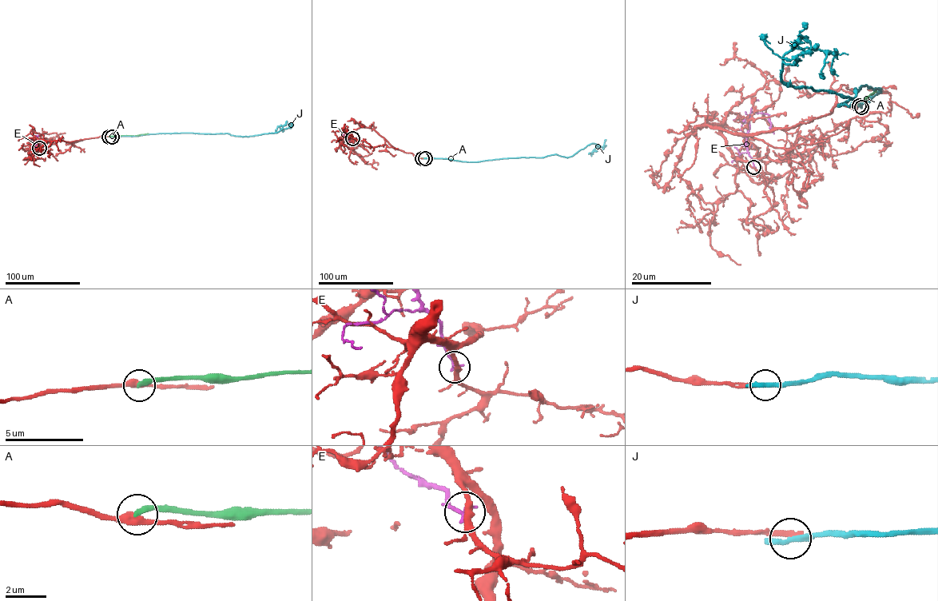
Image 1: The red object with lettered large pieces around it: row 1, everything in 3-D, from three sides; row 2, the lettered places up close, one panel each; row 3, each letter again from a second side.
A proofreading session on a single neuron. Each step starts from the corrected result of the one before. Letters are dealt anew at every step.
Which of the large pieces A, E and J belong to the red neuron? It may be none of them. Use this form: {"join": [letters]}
{"join": []}

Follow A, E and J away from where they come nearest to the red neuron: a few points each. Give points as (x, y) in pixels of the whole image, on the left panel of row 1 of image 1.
A: (109, 137), (148, 133)
E: (39, 148), (36, 137), (39, 141)
J: (112, 137), (184, 133), (248, 137), (276, 133), (283, 125), (276, 130)

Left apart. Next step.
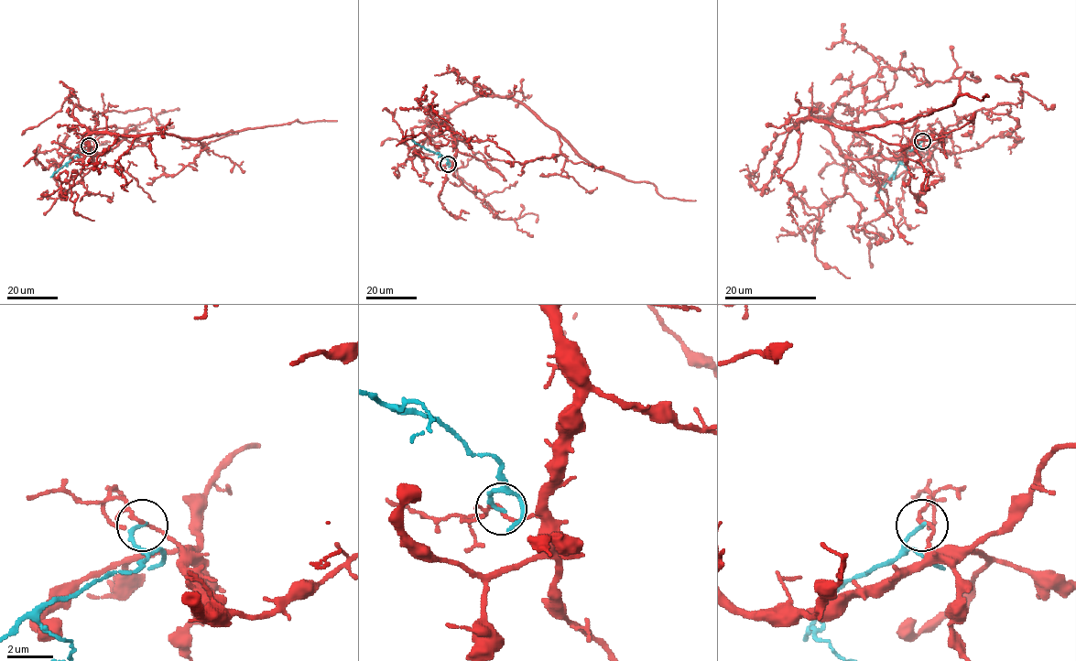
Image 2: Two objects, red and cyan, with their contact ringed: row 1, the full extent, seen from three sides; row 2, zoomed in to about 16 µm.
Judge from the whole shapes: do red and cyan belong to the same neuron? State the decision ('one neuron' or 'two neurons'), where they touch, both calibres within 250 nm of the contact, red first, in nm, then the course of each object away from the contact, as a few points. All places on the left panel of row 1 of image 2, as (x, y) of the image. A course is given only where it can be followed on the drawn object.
two neurons; place (89, 146); calibres 120 and 160 nm; course red (89, 146), (96, 155), (87, 153), (86, 139), (94, 133), (172, 134), (202, 138), (297, 120), (336, 121); course cyan (89, 146), (88, 150), (78, 154), (50, 177)

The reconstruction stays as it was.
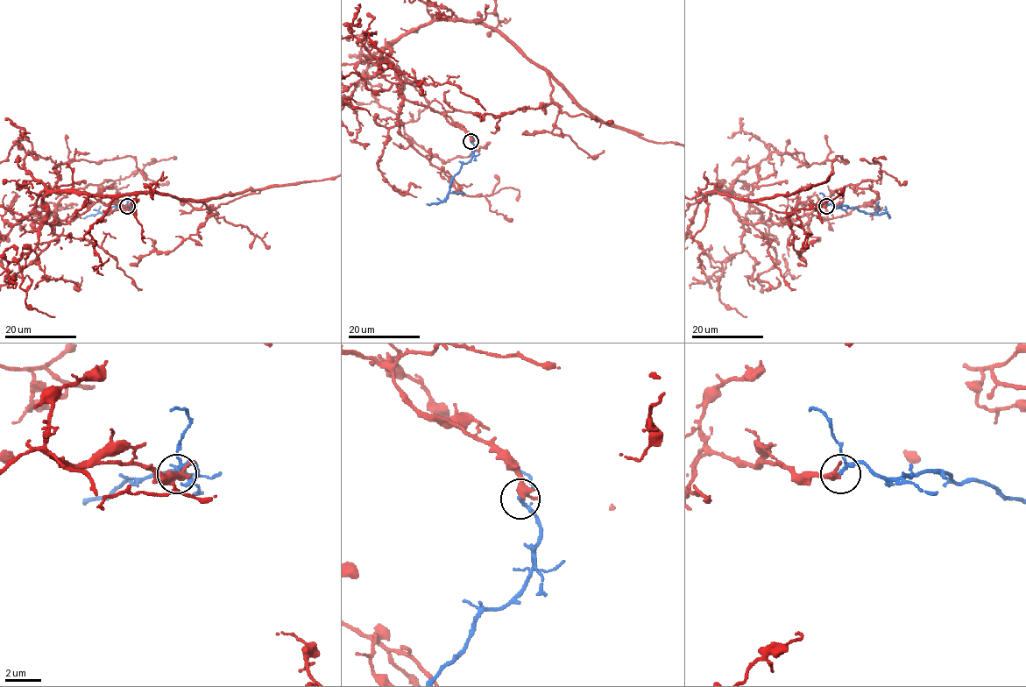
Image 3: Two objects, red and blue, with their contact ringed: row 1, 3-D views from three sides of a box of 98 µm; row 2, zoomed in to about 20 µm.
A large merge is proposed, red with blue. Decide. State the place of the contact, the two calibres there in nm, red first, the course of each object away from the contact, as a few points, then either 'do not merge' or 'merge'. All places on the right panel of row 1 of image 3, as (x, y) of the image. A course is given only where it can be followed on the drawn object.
at (826, 206); 440 nm thick on the red side, 160 nm on the other; blue runs (826, 206), (830, 203), (836, 207), (847, 205), (867, 213), (886, 212), (889, 219); do not merge

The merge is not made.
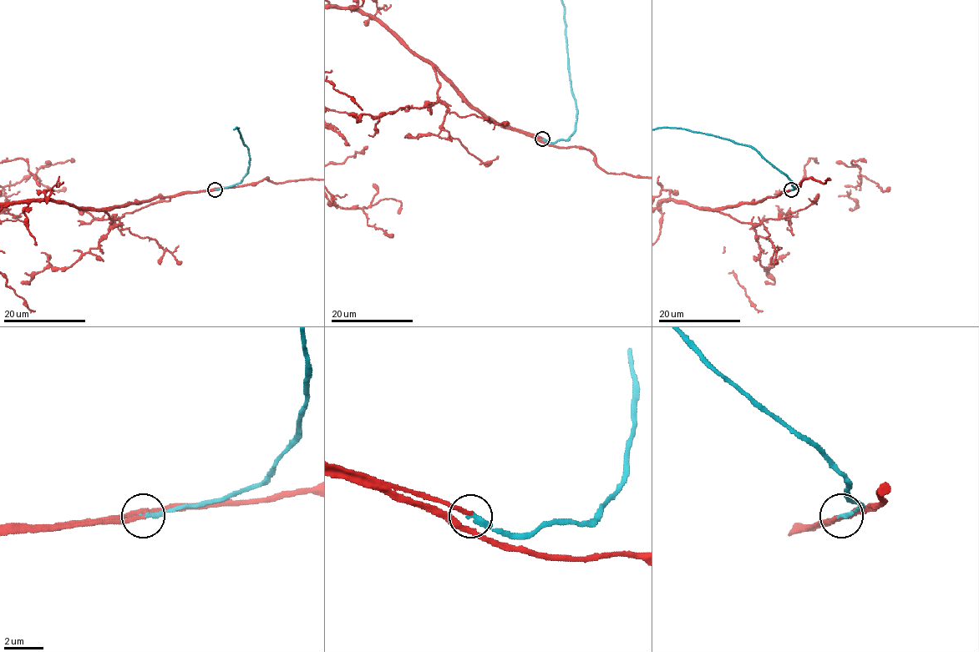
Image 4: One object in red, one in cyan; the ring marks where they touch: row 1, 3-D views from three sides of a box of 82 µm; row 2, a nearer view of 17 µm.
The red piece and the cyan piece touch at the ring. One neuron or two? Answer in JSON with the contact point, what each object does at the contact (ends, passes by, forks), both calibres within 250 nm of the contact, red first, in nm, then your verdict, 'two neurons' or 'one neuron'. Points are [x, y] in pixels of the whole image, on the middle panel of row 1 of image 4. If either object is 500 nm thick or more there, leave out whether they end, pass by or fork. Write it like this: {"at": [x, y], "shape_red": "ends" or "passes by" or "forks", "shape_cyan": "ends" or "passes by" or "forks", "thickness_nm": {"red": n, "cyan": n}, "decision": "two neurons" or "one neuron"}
{"at": [542, 138], "shape_red": "ends", "shape_cyan": "ends", "thickness_nm": {"red": 180, "cyan": 220}, "decision": "one neuron"}

